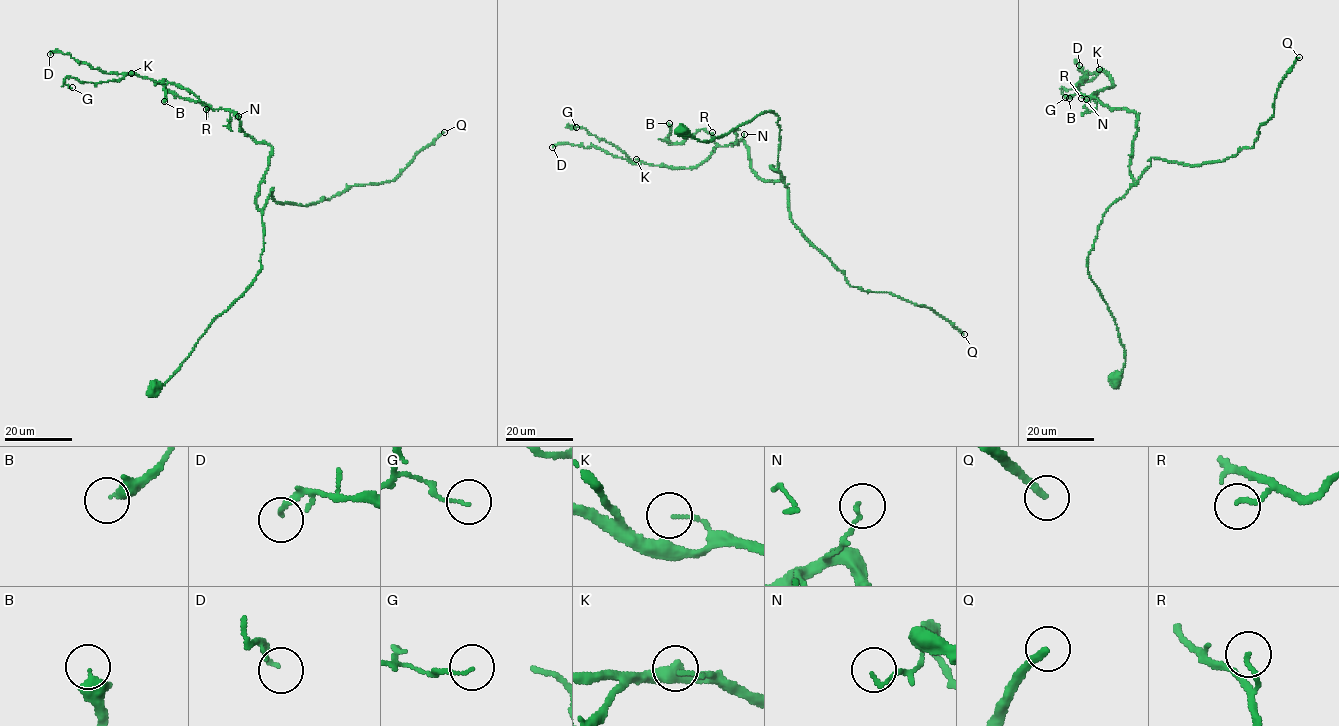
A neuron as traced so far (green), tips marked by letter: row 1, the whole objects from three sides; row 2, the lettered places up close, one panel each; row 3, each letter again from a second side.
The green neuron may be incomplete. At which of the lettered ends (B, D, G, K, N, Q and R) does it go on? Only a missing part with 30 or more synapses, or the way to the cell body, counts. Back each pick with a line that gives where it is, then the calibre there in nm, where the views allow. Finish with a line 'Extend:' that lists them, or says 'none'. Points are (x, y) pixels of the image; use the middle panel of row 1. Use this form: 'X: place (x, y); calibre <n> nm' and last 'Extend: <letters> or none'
Q: place (964, 334); calibre 220 nm
Extend: Q

